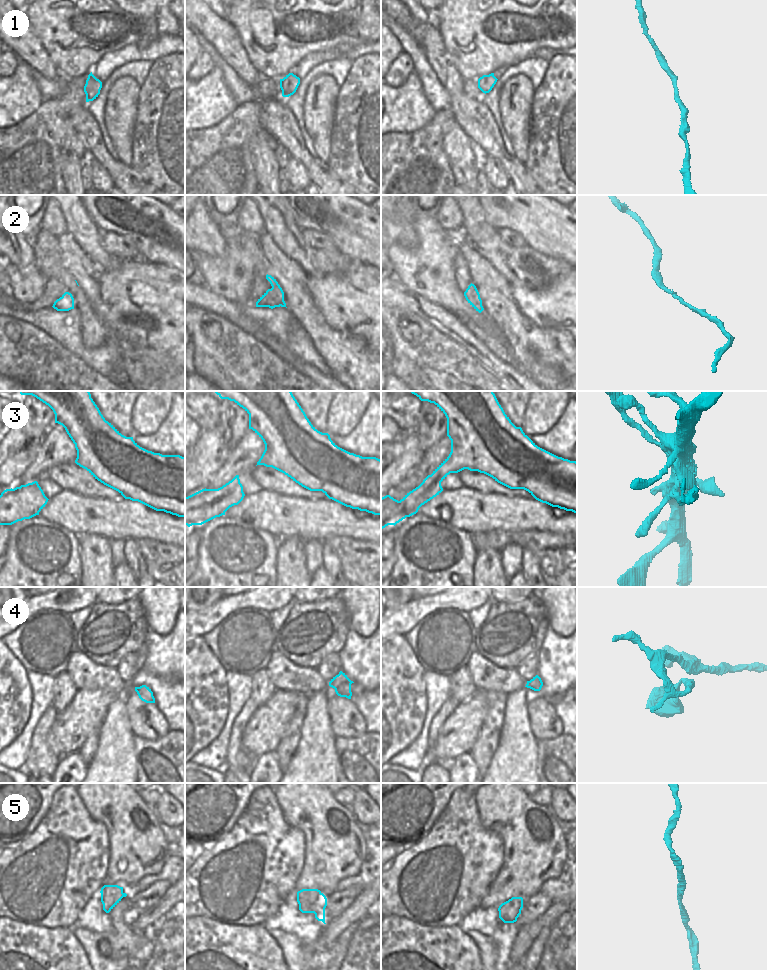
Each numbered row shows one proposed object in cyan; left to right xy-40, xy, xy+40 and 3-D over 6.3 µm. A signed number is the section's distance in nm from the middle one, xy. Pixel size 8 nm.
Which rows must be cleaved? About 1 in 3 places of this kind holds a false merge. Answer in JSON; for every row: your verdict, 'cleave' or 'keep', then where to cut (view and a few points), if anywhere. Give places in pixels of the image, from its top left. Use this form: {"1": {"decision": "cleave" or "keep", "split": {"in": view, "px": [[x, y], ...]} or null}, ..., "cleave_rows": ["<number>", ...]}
{"1": {"decision": "keep", "split": null}, "2": {"decision": "keep", "split": null}, "3": {"decision": "cleave", "split": {"in": "xy+40", "px": [[430, 475], [436, 482], [440, 483]]}}, "4": {"decision": "keep", "split": null}, "5": {"decision": "keep", "split": null}, "cleave_rows": ["3"]}

